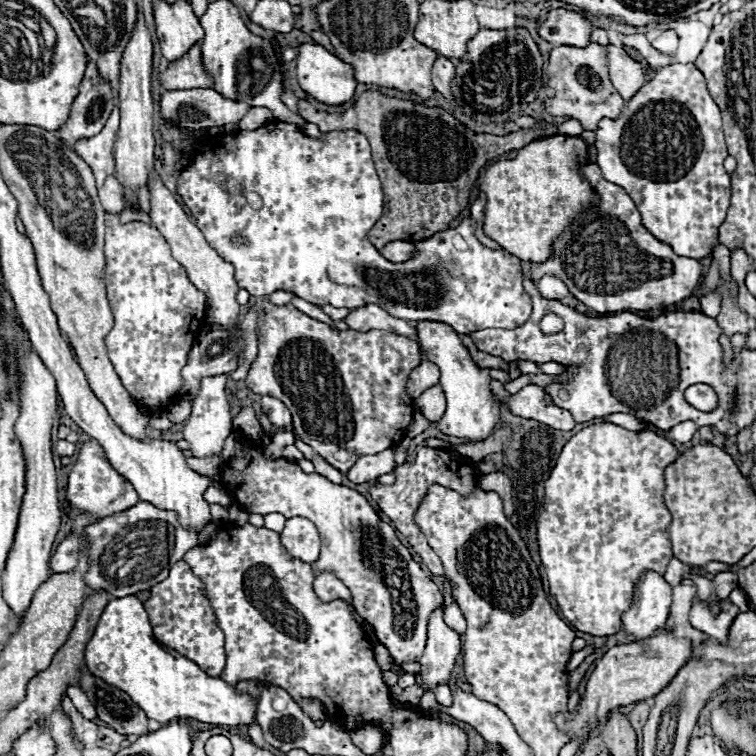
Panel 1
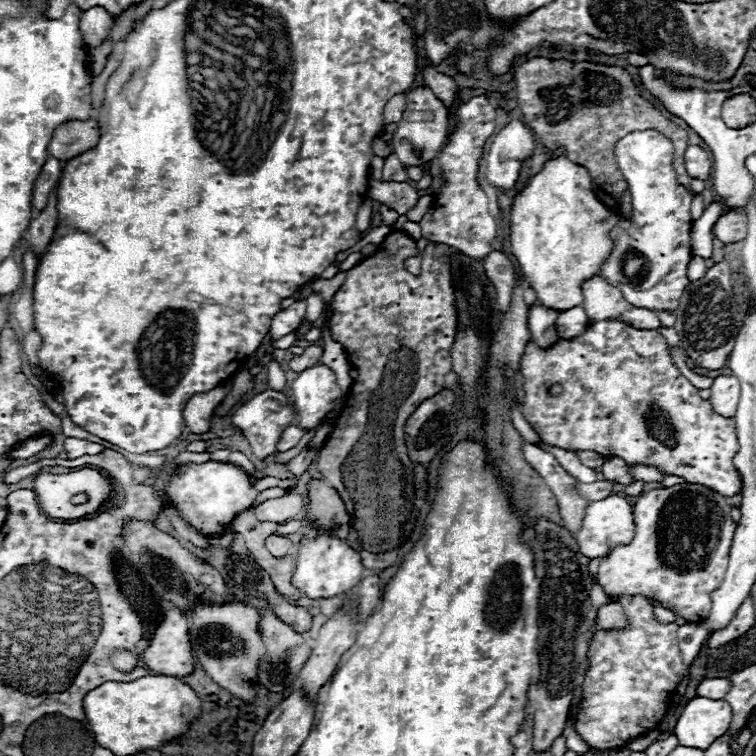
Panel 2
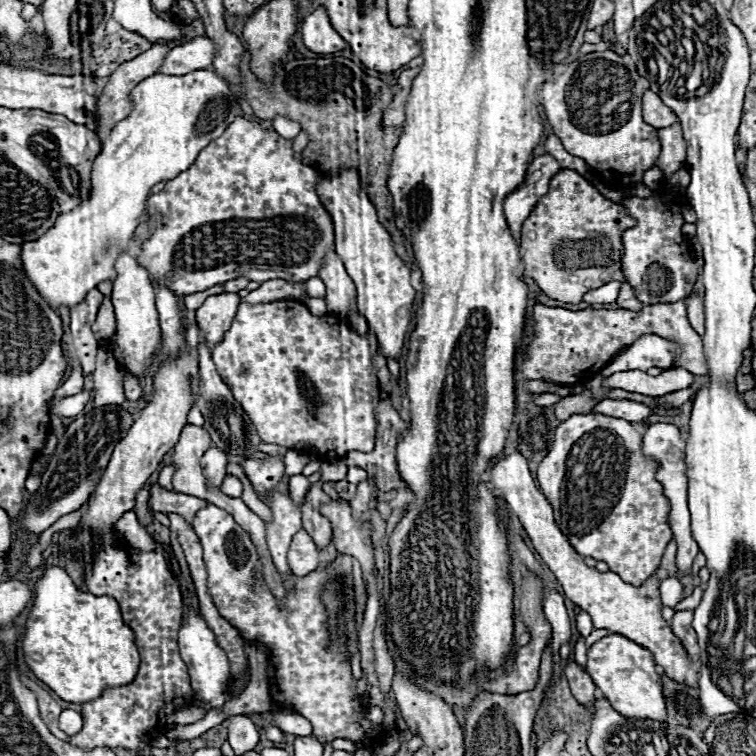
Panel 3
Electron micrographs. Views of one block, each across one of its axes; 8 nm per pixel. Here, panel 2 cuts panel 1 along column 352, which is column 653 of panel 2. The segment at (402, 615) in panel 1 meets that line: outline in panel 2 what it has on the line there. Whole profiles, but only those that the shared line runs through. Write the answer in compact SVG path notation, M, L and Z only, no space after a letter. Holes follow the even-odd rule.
M684 482L672 488L642 492L634 504L634 540L628 546L618 546L612 550L612 554L602 560L598 570L598 584L604 588L608 600L640 594L648 598L652 606L670 608L686 622L702 622L710 612L710 592L722 584L730 560L730 546L736 532L730 510L732 508L724 496L700 484Z

